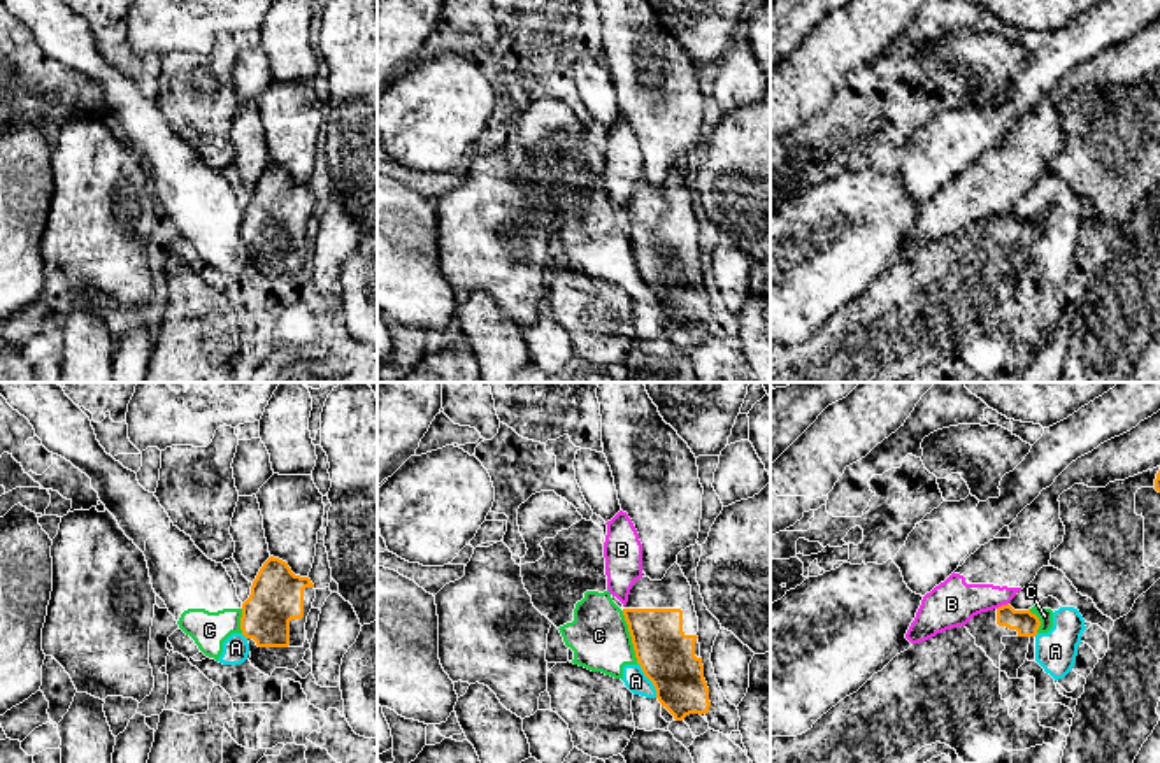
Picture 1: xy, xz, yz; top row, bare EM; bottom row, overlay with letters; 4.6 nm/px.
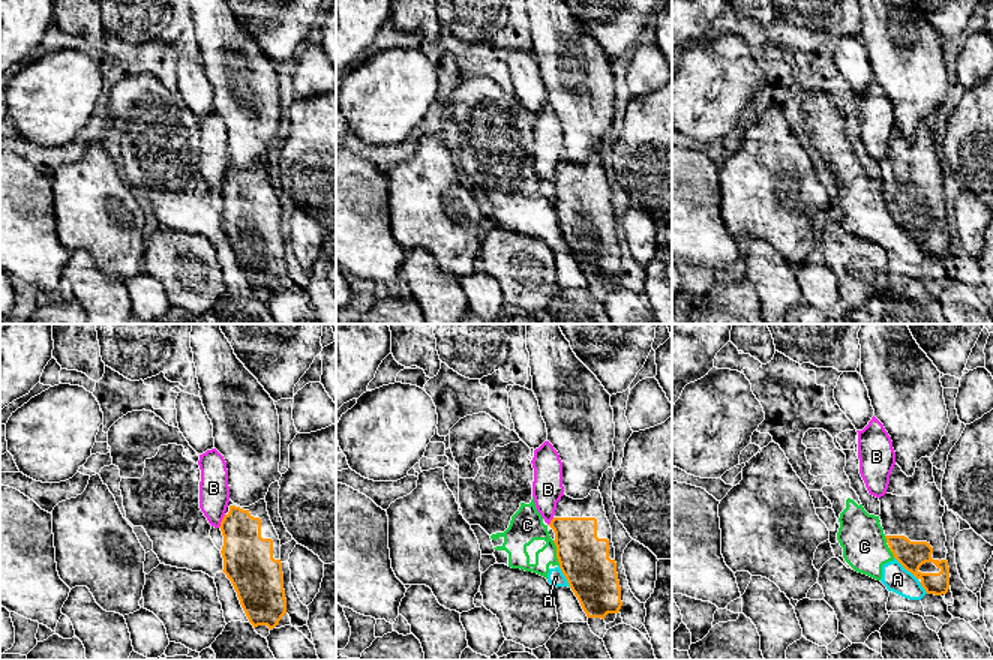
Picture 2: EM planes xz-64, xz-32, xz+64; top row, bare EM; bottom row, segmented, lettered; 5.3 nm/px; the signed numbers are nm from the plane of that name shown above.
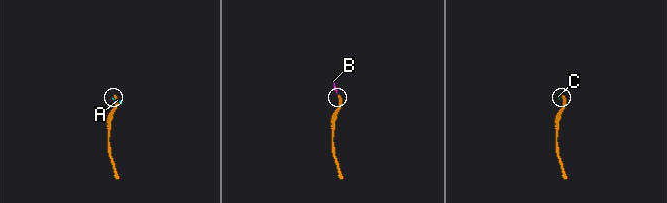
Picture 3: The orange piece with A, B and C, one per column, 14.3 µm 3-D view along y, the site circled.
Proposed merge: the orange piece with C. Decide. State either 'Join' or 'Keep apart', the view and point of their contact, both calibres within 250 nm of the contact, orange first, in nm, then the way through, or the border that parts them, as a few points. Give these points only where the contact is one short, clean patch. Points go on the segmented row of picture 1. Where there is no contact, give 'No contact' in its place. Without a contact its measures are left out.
Keep apart. Touches orange at xz (630, 635). Thickness 260 nm (orange) against 280 nm. Boundary: xz (622, 611), (637, 662)

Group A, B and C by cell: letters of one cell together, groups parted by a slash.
A C / B

